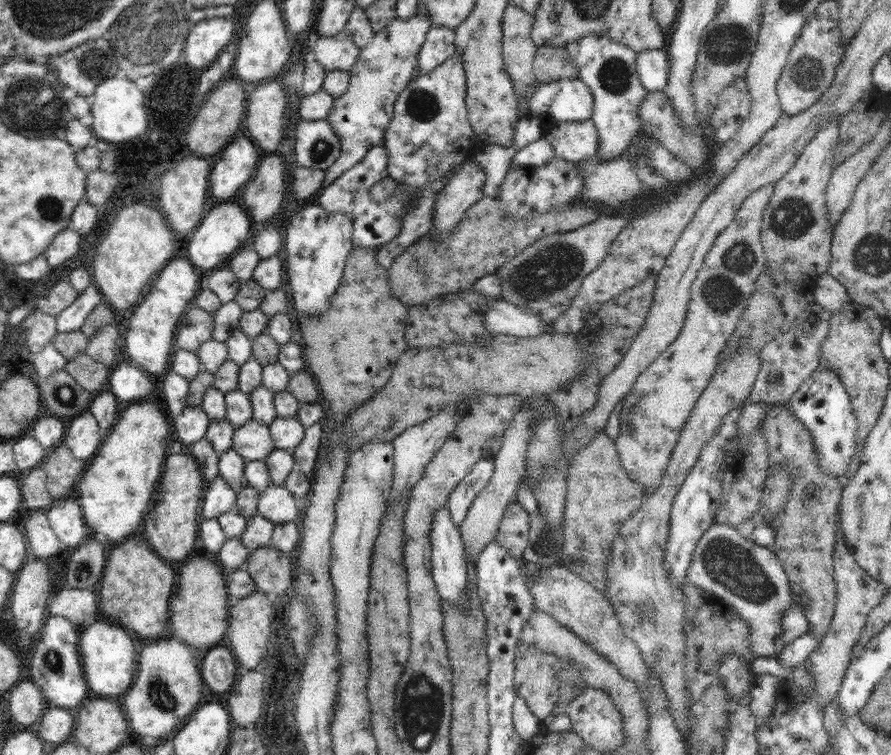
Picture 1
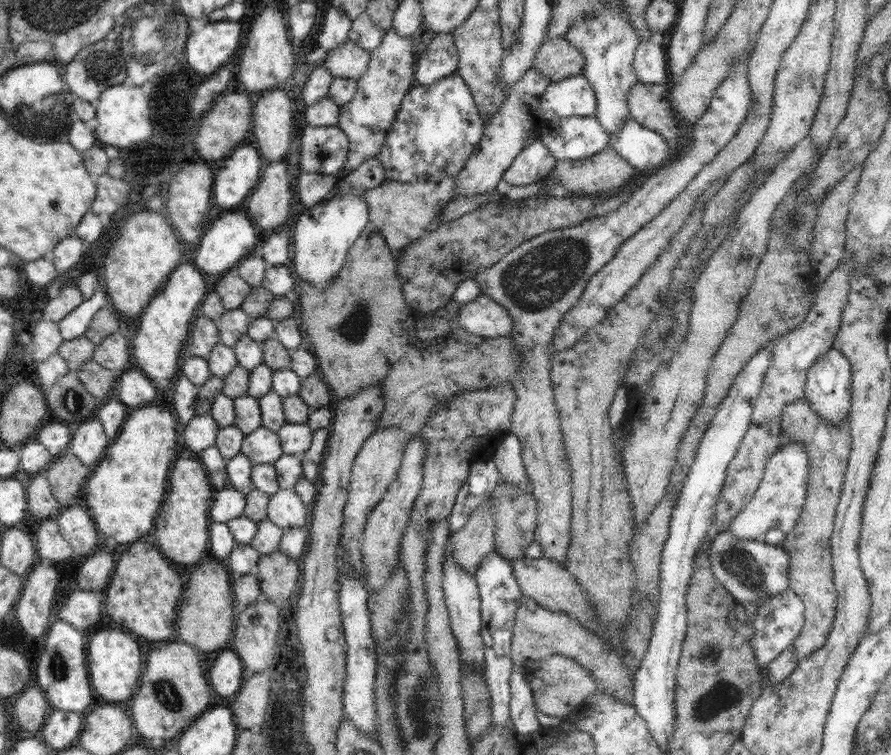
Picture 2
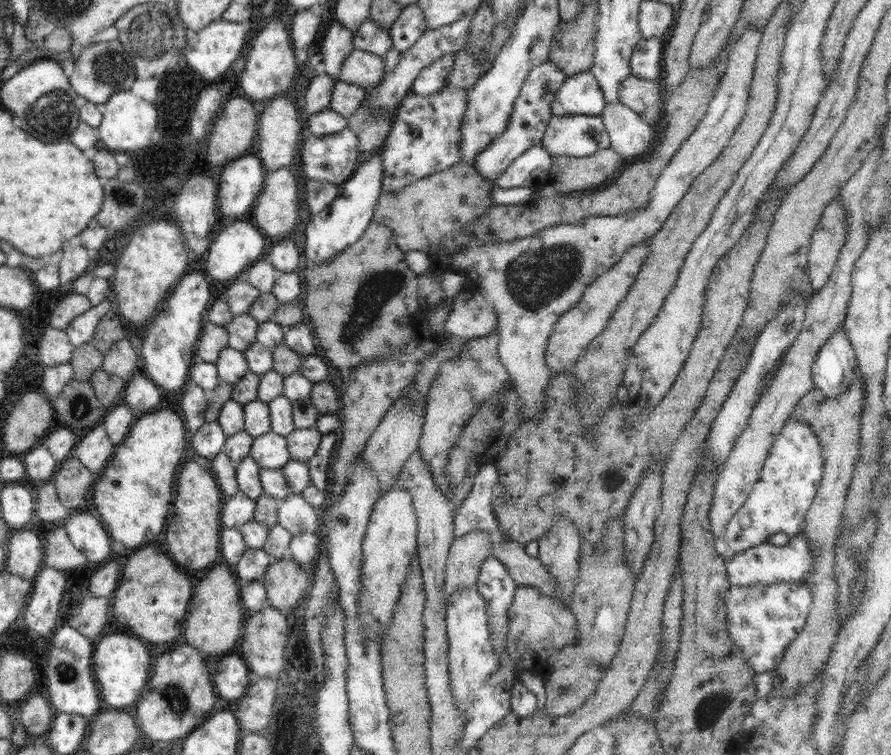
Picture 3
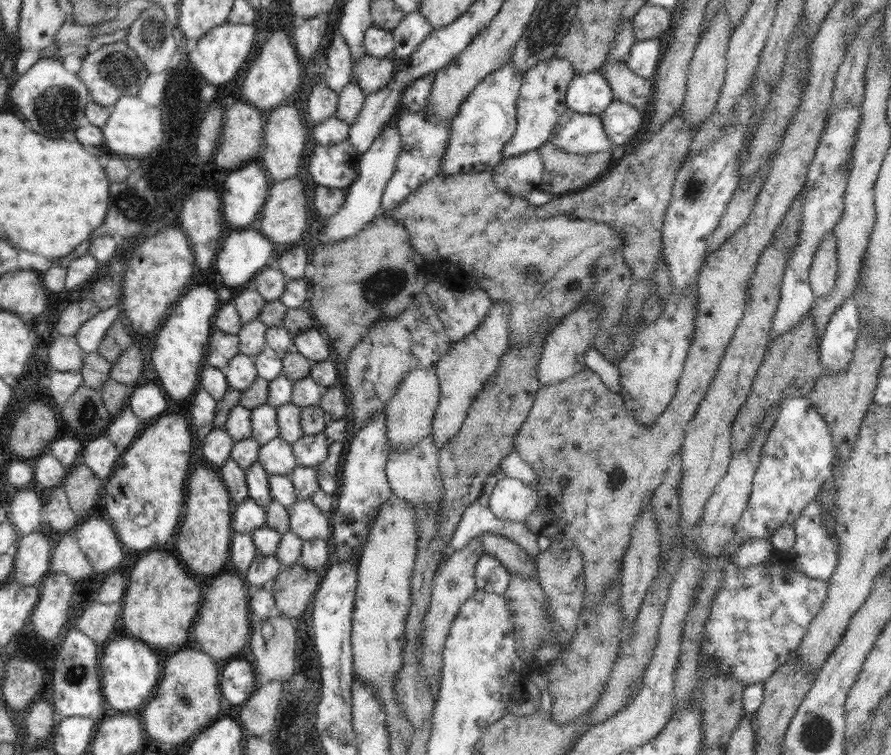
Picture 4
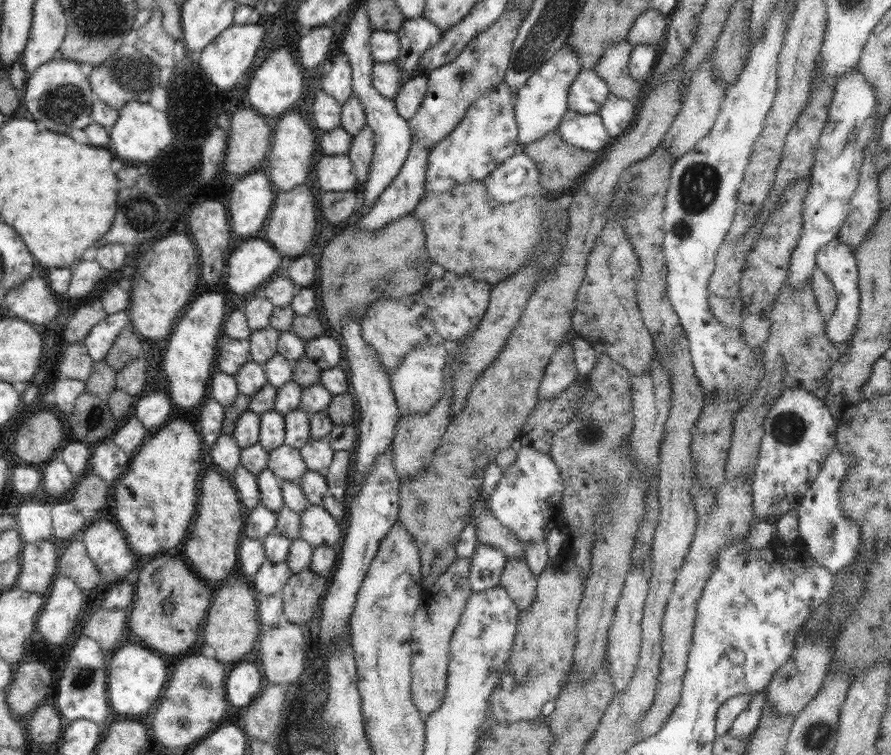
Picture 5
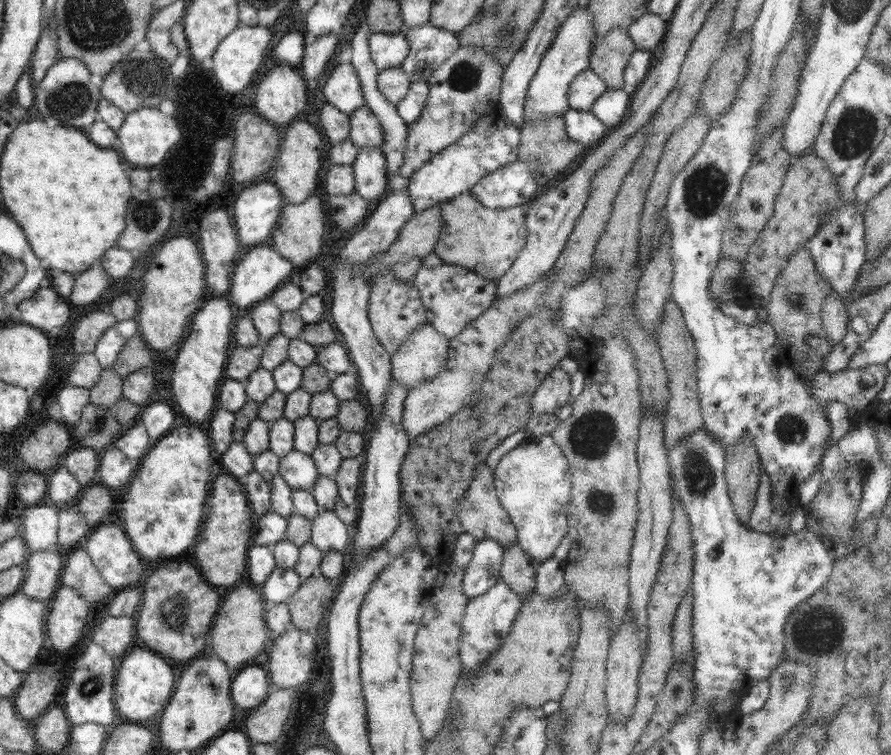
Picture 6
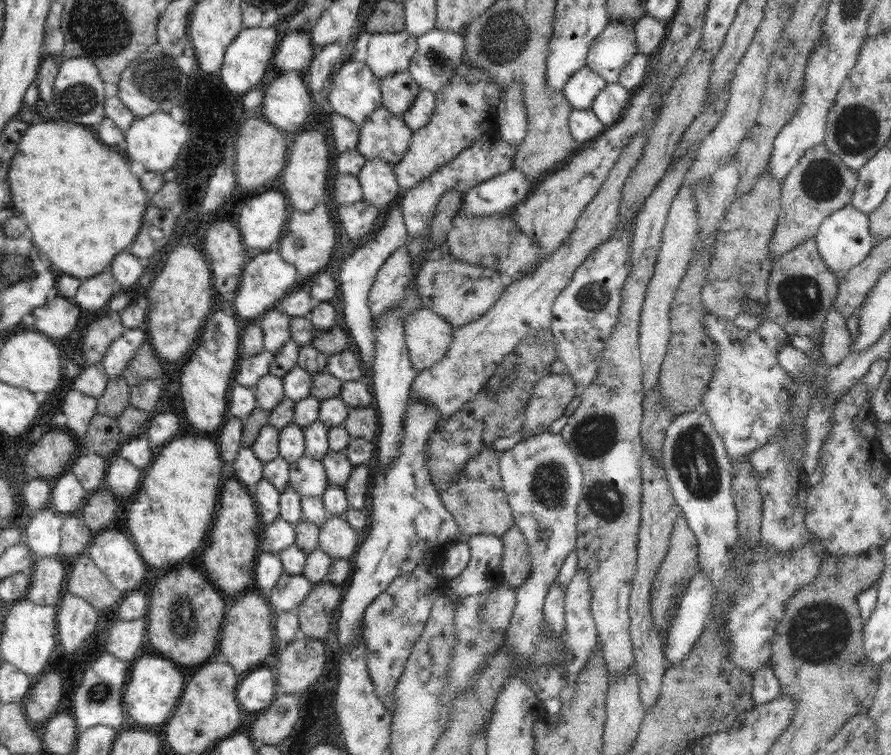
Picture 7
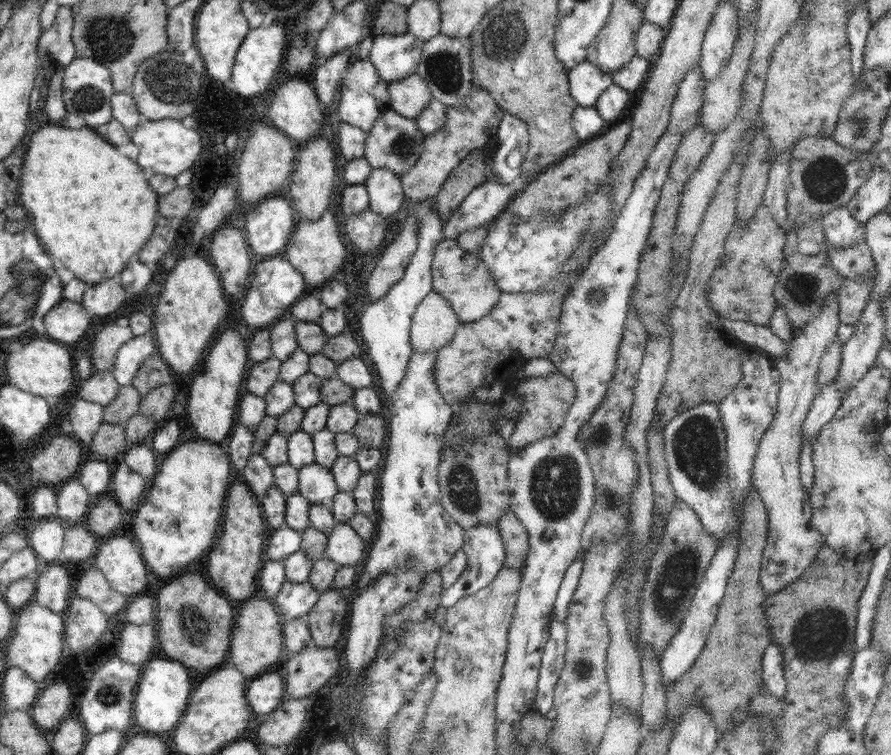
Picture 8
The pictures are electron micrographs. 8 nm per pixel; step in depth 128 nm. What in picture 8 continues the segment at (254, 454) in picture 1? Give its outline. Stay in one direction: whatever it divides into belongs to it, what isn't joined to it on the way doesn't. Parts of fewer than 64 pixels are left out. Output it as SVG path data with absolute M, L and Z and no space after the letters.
M308 464L298 468L299 494L310 504L329 504L339 492L334 475L322 464Z

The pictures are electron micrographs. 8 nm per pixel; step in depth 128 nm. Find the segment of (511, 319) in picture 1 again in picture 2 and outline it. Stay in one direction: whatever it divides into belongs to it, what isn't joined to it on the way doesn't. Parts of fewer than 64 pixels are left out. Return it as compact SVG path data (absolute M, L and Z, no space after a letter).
M482 294L458 308L458 324L475 336L500 338L509 336L512 320L506 310Z

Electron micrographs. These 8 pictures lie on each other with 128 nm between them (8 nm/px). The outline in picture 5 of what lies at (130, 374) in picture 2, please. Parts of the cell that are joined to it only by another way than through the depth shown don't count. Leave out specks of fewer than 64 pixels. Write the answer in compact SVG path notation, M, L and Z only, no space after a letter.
M154 391L138 397L132 414L140 420L148 432L154 433L169 421L170 412L172 412L171 399L162 392Z

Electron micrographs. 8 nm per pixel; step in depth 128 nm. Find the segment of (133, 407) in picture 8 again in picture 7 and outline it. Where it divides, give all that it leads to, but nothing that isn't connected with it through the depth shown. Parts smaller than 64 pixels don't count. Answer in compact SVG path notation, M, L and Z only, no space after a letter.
M124 377L109 378L106 390L96 399L98 413L106 414L110 418L118 418L130 404L130 385Z

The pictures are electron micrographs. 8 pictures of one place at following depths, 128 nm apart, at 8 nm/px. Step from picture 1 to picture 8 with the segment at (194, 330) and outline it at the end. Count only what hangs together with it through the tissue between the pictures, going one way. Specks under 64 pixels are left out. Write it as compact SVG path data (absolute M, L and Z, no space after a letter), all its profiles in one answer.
M274 356L264 362L250 360L243 390L264 398L270 392L270 388L281 380L280 368L282 368L282 361Z

